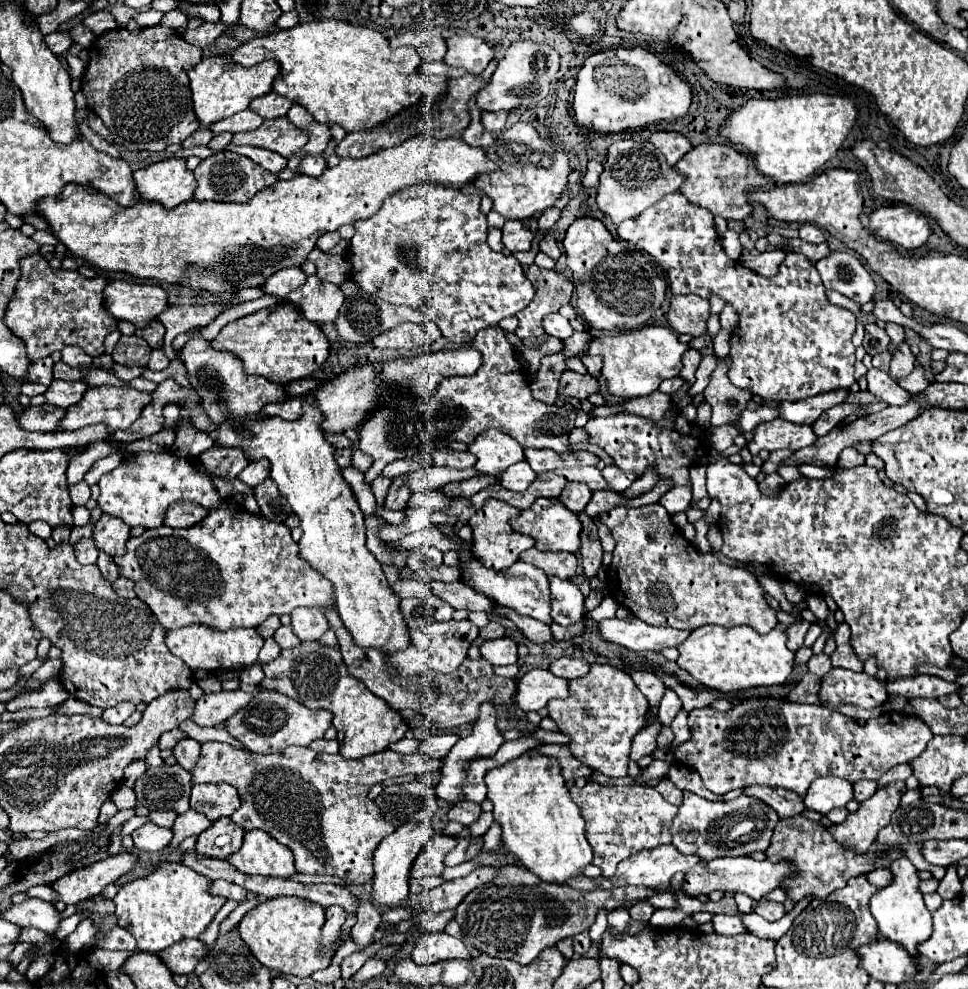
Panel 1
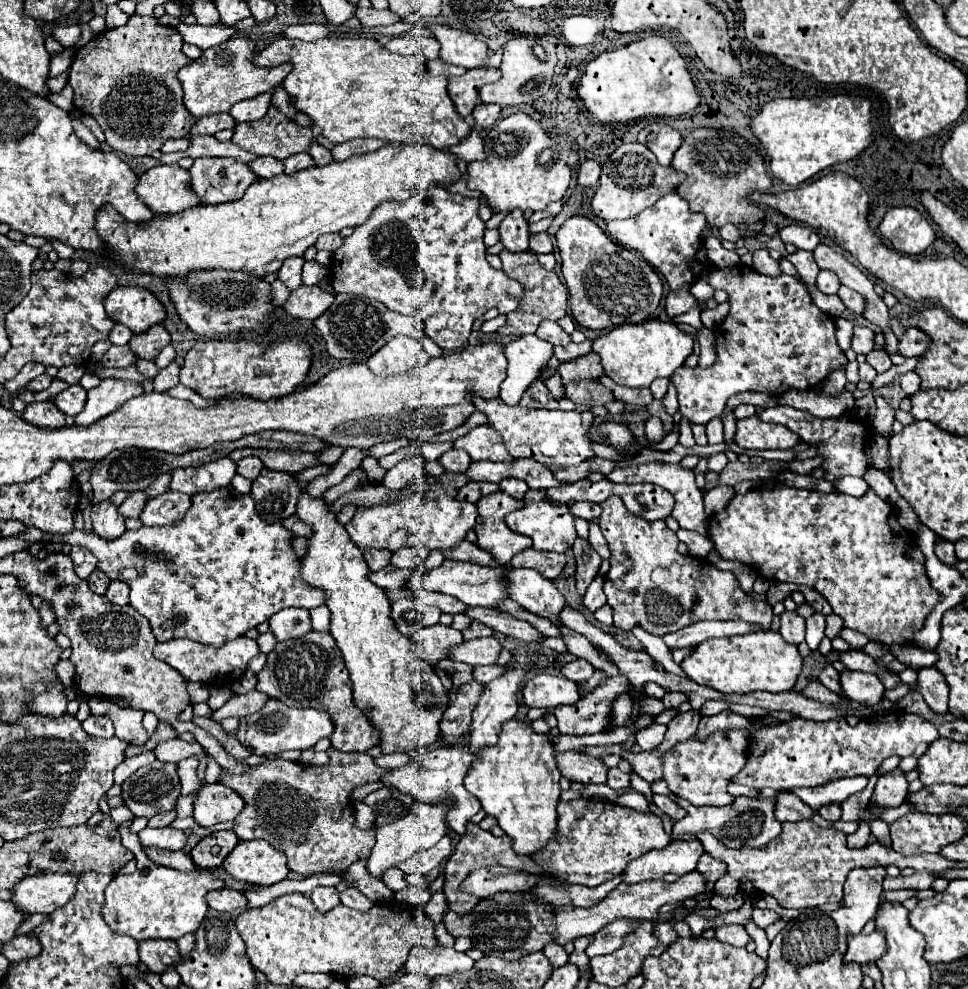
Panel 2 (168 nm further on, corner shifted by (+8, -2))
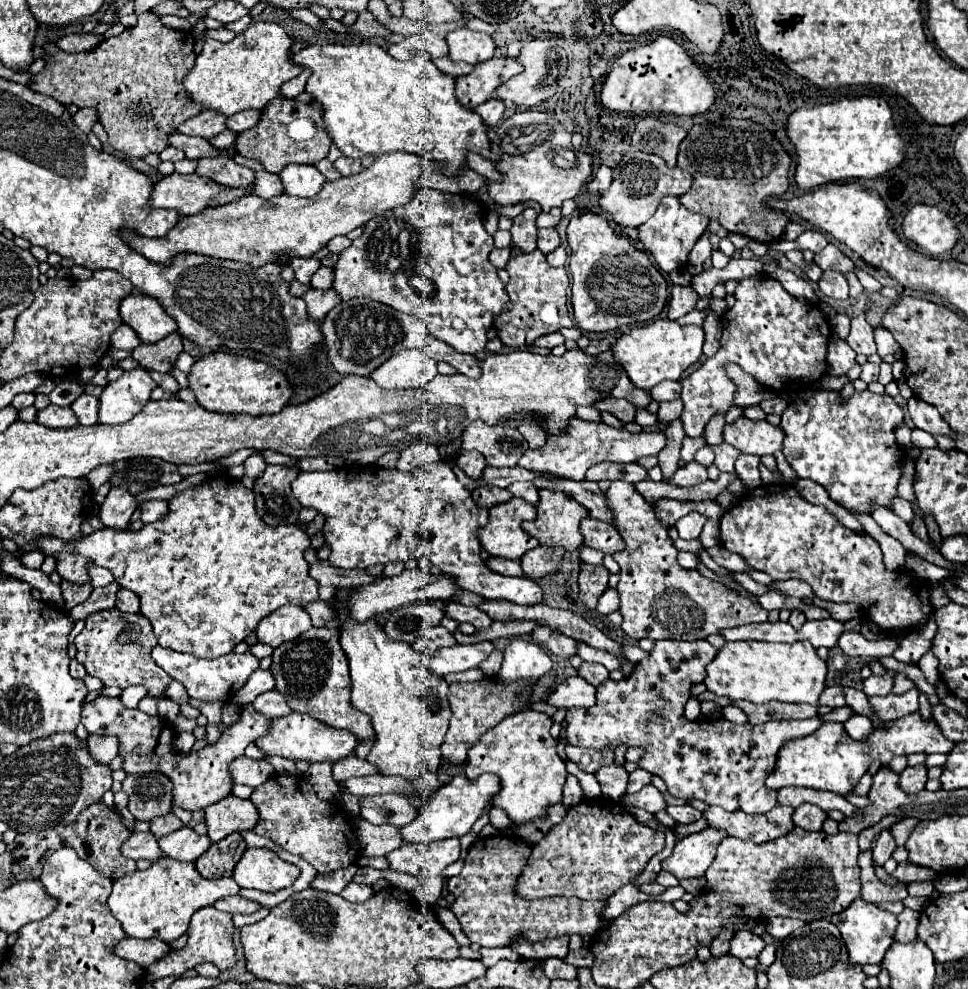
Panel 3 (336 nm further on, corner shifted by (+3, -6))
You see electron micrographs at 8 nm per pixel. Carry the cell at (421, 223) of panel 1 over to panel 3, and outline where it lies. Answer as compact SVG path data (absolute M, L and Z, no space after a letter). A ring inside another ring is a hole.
M421 189L417 193L419 195L415 195L407 205L373 217L363 227L363 235L339 253L339 261L333 267L333 289L343 301L371 297L393 307L395 311L413 315L429 327L435 339L447 343L455 351L477 353L485 347L489 331L495 327L497 315L501 315L509 305L507 289L497 277L497 269L489 261L489 253L495 245L493 237L483 227L483 207L479 201L475 201L475 197L463 197L457 193L445 193L437 189ZM415 273L421 273L429 279L427 293L419 291L411 281L411 275Z

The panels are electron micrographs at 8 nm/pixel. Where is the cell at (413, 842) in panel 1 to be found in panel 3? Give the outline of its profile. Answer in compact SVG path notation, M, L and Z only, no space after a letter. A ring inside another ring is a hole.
M463 775L453 777L449 783L445 783L445 787L441 787L441 791L437 791L437 795L429 799L429 803L419 811L415 821L399 829L401 839L407 845L411 845L411 843L433 843L449 837L463 837L465 833L471 831L473 823L483 813L483 809L489 807L489 799L491 795L497 793L497 787L499 783L495 775L481 775L475 781L469 781Z

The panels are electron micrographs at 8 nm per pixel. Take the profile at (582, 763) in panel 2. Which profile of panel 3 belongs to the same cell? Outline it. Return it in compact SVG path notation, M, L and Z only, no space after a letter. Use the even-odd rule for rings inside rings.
M605 765L595 773L595 779L601 785L601 791L605 793L605 797L617 801L623 793L625 793L625 779L629 777L629 773L625 771L623 765Z

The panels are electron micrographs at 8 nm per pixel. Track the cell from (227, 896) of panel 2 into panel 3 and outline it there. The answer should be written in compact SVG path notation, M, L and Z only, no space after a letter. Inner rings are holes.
M237 895L237 897L223 897L223 899L215 901L213 907L219 911L227 911L227 913L235 915L235 913L255 913L259 909L259 903L243 899Z

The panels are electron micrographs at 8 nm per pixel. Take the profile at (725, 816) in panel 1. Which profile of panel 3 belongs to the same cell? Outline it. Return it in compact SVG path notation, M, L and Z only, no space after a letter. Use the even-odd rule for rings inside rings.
M775 805L771 811L761 815L749 815L745 811L725 811L721 807L709 807L703 811L703 819L709 827L723 829L729 837L741 841L753 841L757 845L779 839L793 829L791 821L793 807Z

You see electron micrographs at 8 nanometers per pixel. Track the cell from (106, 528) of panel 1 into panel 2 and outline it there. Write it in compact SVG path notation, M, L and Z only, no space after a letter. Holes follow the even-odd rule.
M106 499L92 505L92 529L104 539L118 539L126 531L124 517L112 501Z

